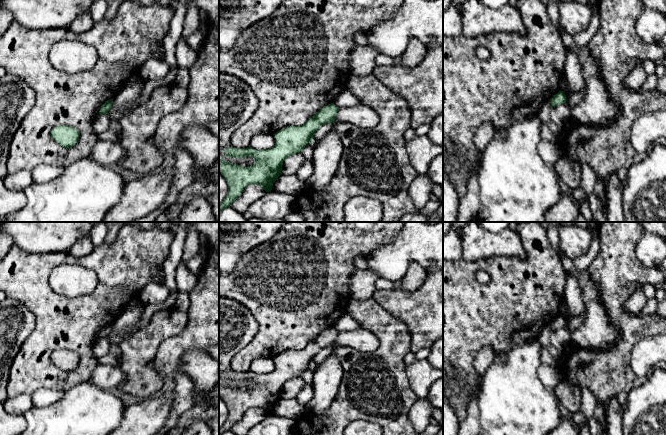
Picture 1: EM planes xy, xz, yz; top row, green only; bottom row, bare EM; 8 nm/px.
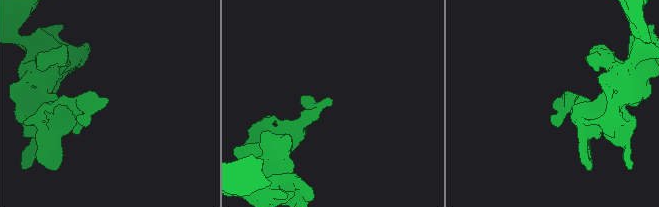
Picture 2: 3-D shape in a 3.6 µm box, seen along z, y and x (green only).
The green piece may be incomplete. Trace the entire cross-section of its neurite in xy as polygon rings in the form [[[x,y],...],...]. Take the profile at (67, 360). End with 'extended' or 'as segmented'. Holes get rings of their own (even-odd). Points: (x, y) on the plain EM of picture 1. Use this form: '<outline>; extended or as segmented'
[[[59,349],[51,354],[52,362],[61,370],[69,372],[74,370],[79,364],[79,355],[68,349]]]; as segmented

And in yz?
[[[559,315],[550,323],[550,327],[551,331],[566,327],[566,319],[562,315]]]; as segmented

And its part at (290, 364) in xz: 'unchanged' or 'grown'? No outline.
unchanged

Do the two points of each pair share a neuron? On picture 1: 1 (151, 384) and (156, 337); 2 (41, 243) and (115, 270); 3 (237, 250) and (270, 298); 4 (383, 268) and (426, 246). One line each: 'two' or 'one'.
1: one
2: two
3: two
4: one

